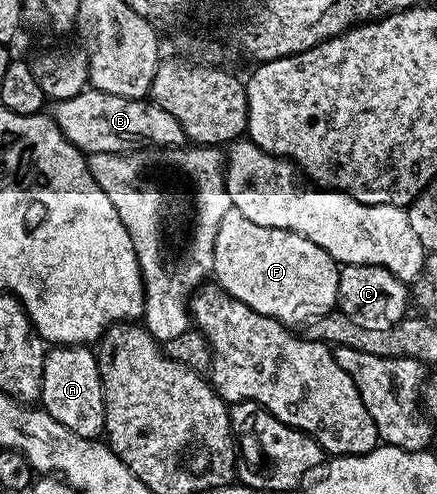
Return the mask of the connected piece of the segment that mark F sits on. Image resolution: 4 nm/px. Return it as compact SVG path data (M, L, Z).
M231 207L219 225L214 253L212 274L216 284L258 314L277 319L288 327L295 327L298 321L306 322L310 313L315 315L330 313L336 308L339 299L337 283L341 266L338 261L331 258L329 251L317 247L313 239L305 239L305 235L297 235L293 231L284 229L261 227L247 219L239 209Z

